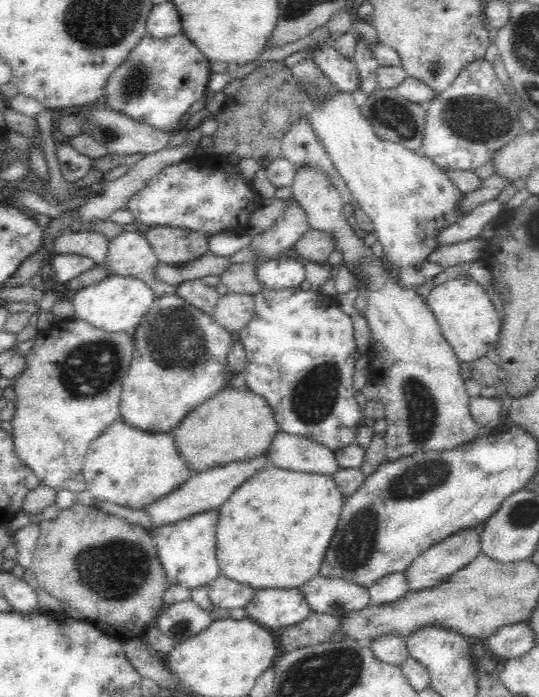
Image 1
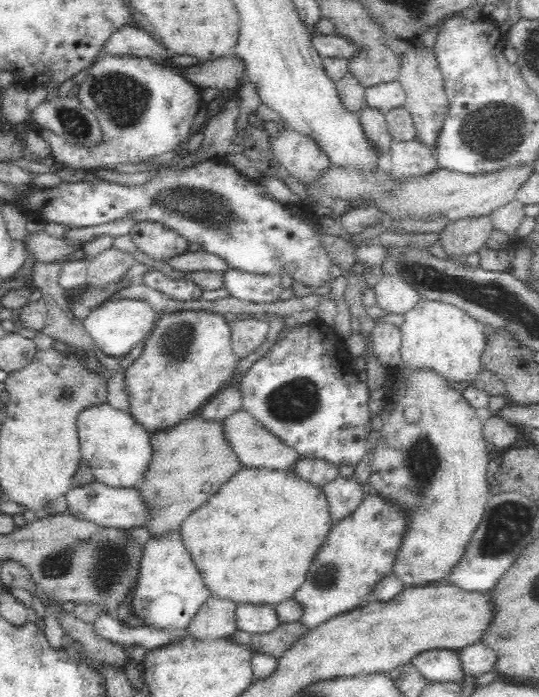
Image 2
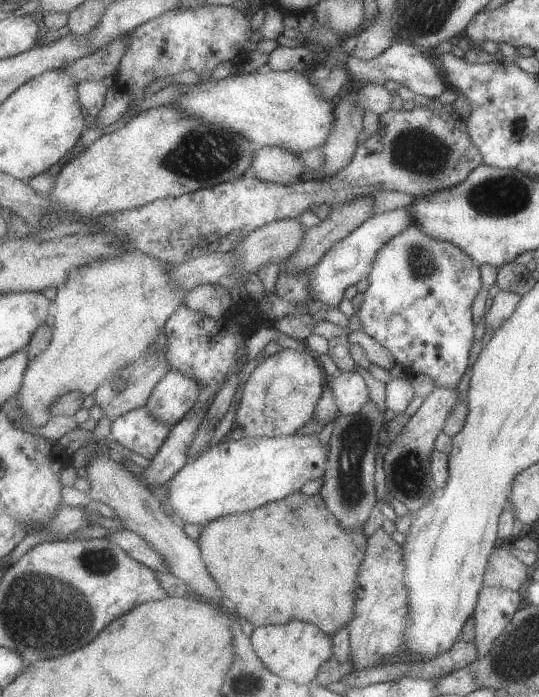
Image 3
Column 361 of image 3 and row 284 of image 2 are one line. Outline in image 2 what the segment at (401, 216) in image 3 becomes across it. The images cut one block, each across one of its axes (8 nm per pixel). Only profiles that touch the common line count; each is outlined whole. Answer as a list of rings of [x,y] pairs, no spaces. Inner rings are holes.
[[[230,268],[223,274],[225,288],[234,298],[253,303],[271,303],[280,298],[282,286],[276,274],[254,274]]]

